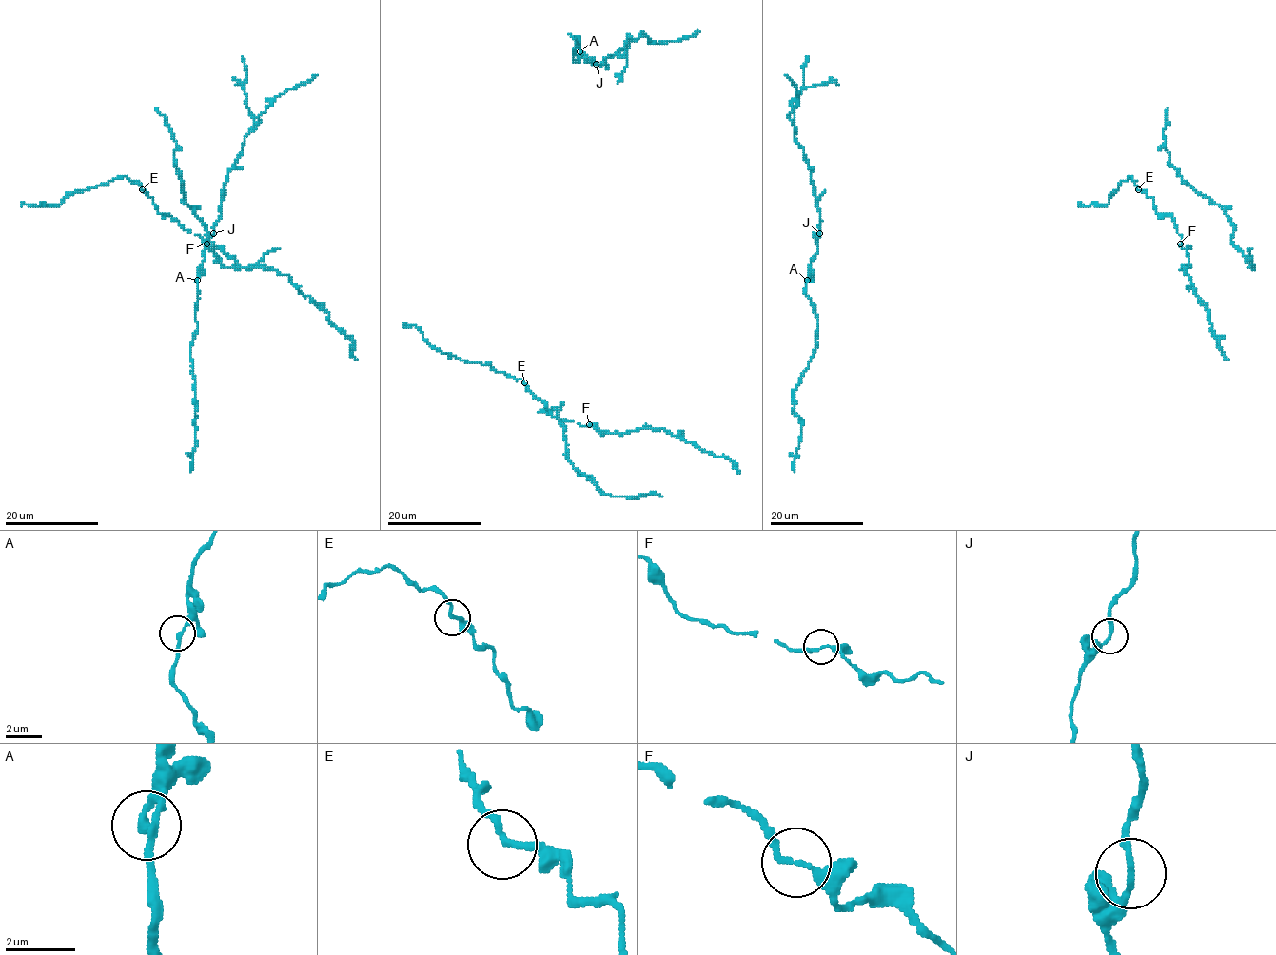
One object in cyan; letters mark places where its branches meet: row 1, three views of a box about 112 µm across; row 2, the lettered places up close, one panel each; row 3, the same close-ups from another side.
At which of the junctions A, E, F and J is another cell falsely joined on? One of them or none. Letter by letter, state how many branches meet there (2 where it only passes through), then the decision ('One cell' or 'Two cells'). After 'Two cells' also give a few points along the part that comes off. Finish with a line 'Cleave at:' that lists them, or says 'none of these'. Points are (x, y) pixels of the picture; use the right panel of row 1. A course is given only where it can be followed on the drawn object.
A: Branches: 2. One cell
E: Branches: 2. One cell
F: Branches: 2. One cell
J: Branches: 2. One cell
Cleave at: none of these

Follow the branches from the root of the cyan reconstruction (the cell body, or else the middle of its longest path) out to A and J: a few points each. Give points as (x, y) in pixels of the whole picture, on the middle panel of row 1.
A: (627, 39), (625, 48), (609, 55), (601, 65), (586, 62), (586, 57), (579, 51)
J: (627, 39), (625, 48), (609, 55), (601, 65), (596, 64)

